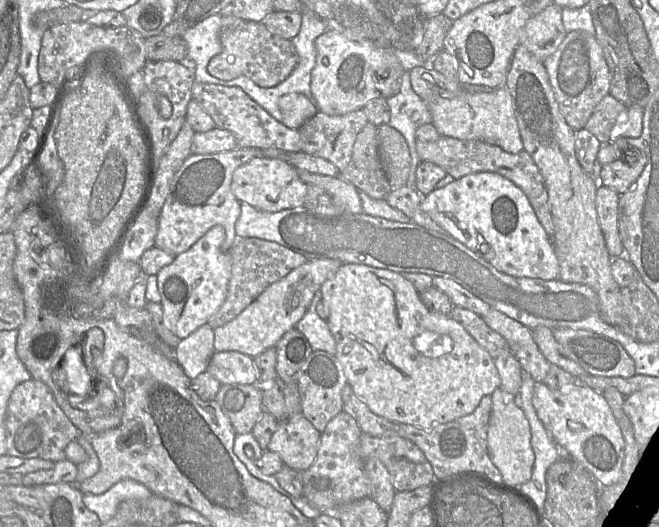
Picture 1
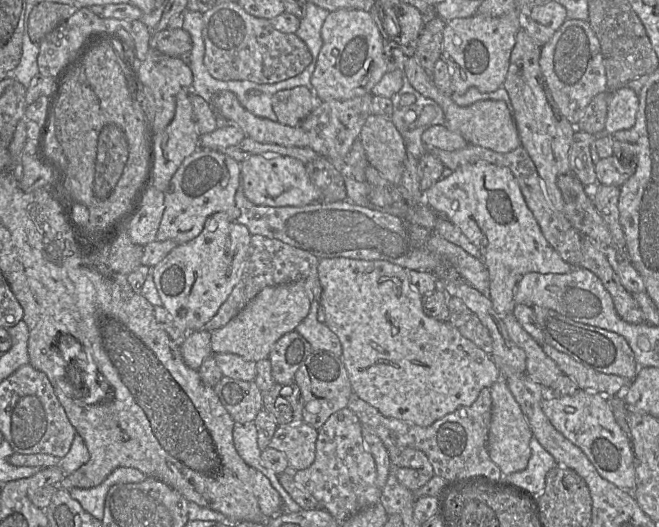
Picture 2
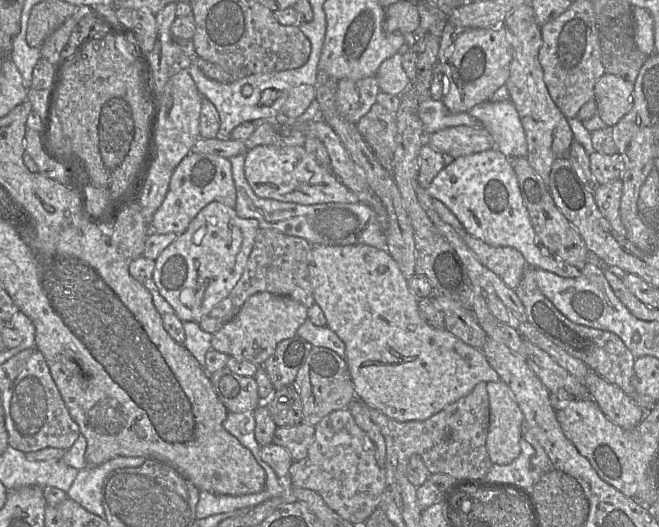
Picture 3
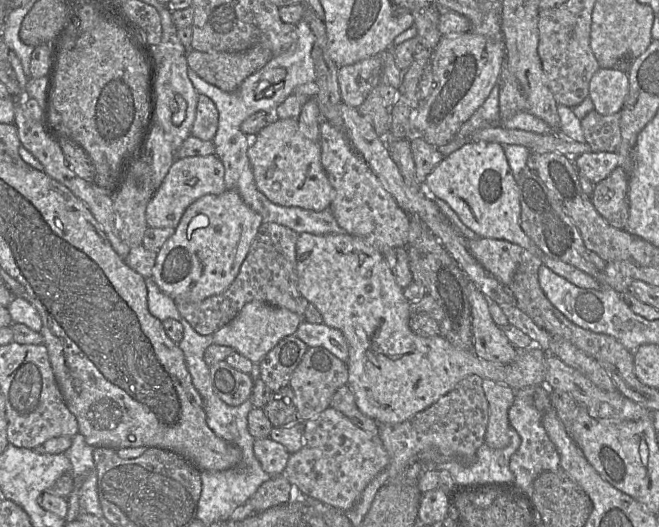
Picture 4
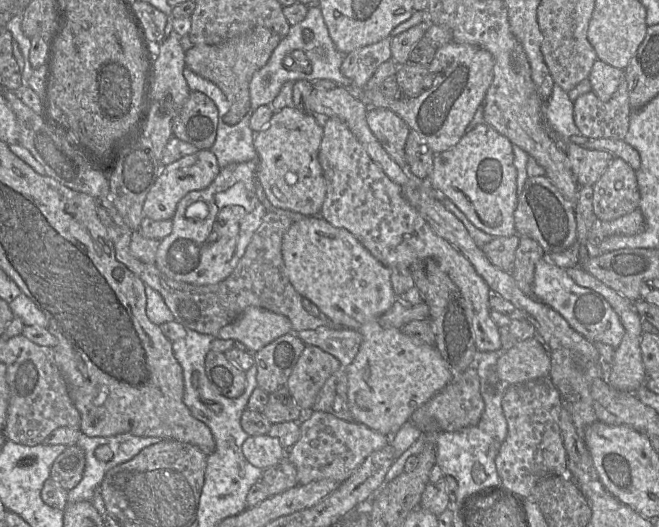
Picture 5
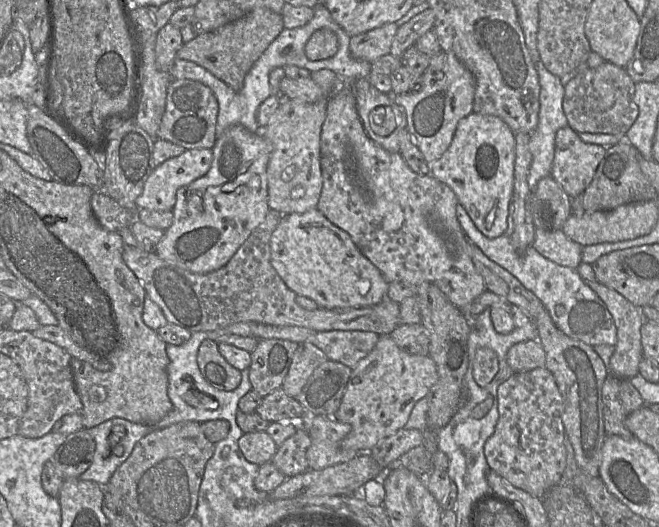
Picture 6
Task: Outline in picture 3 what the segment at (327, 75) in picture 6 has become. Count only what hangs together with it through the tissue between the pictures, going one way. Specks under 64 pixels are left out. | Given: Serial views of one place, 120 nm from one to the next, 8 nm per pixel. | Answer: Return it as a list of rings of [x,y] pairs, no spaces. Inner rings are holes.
[[[256,146],[245,154],[244,175],[260,198],[301,205],[359,203],[358,197],[331,170],[323,168],[303,146]]]

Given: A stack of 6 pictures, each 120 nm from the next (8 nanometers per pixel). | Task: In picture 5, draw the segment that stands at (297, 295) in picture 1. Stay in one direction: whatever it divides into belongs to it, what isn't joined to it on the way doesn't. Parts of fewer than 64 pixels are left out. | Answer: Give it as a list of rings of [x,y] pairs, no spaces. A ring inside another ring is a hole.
[[[250,306],[232,323],[222,327],[215,337],[238,340],[251,353],[255,353],[290,332],[292,325],[286,316]]]

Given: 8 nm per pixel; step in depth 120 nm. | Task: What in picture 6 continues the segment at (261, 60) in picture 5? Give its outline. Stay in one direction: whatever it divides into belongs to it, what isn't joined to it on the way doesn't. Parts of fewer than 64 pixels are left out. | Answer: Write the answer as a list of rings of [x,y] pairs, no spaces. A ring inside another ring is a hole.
[[[257,8],[236,21],[184,43],[177,52],[177,58],[203,67],[234,91],[240,91],[248,72],[283,29],[281,14]]]

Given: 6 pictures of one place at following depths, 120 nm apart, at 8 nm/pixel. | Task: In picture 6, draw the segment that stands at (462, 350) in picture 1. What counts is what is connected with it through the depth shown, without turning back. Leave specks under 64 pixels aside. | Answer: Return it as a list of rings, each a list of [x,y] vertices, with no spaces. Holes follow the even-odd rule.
[[[317,208],[283,215],[270,240],[271,264],[289,289],[312,299],[318,308],[354,309],[373,306],[386,299],[389,284],[379,269],[358,249],[344,230],[332,224]],[[389,335],[379,336],[372,351],[352,369],[340,406],[333,416],[336,421],[351,426],[351,431],[342,441],[341,447],[358,453],[368,453],[379,441],[403,429],[415,404],[427,396],[438,380],[436,364],[429,355],[409,354],[400,349]],[[538,339],[513,345],[508,350],[506,359],[514,372],[530,371],[546,366],[545,351]]]

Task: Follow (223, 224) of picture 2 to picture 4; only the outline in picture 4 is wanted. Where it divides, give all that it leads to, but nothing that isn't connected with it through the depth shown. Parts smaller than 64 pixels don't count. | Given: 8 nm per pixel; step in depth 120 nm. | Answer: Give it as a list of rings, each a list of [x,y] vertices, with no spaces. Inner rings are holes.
[[[236,191],[203,195],[185,209],[174,233],[159,248],[151,276],[159,289],[175,302],[198,302],[220,294],[236,278],[261,224],[261,215],[249,208]]]

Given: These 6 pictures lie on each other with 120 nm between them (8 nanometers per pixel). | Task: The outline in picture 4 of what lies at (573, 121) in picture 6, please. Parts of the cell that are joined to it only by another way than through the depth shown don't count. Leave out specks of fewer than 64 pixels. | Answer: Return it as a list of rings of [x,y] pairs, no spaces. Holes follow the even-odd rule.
[[[592,110],[580,120],[585,142],[591,146],[592,151],[617,153],[622,141],[620,117],[620,112],[601,115]]]

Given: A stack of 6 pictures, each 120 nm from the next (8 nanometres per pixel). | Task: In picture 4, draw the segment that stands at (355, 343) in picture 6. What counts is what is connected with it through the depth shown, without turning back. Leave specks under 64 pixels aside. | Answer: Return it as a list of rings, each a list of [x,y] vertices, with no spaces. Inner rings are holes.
[[[303,320],[295,334],[308,347],[323,347],[347,364],[349,347],[344,334],[325,323],[312,324]]]

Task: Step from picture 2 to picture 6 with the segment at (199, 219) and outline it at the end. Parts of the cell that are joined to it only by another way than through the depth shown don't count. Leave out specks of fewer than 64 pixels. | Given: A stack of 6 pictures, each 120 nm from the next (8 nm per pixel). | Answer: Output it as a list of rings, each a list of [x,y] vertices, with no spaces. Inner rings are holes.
[[[197,148],[164,161],[147,178],[142,193],[136,199],[136,207],[173,210],[177,190],[204,176],[211,167],[212,159],[212,149]]]

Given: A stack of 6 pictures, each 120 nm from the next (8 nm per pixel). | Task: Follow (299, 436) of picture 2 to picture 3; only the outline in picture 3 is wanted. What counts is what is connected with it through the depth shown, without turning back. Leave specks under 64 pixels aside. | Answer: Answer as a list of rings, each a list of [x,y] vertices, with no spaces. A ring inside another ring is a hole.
[[[304,422],[292,427],[277,426],[272,443],[286,448],[293,461],[299,461],[307,456],[314,435],[315,427]]]

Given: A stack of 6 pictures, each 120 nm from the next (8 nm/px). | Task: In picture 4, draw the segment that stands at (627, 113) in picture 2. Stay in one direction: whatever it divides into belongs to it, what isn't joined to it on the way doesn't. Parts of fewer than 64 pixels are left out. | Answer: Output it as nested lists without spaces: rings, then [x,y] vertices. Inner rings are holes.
[[[599,68],[589,85],[594,110],[601,115],[621,112],[629,92],[628,73],[621,69]]]

